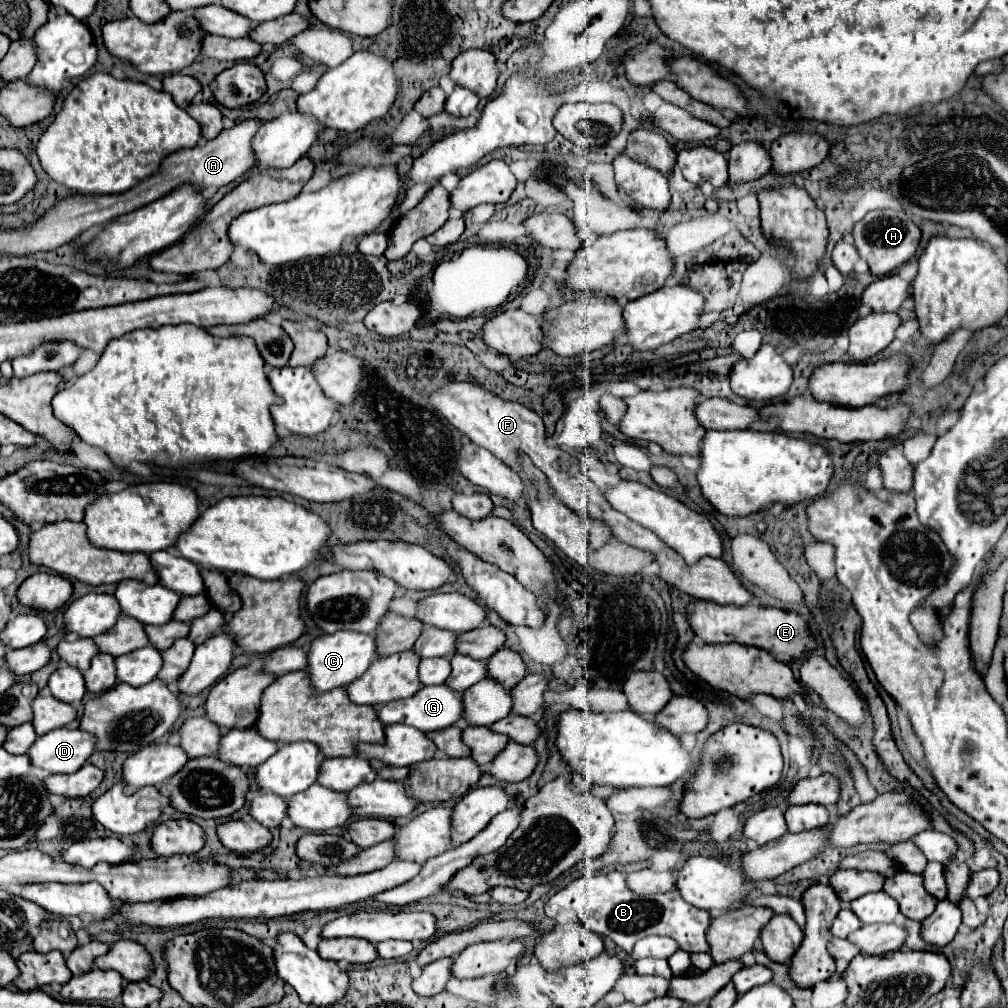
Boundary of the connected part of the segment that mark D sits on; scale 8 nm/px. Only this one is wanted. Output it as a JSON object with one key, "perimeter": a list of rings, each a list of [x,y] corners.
{"perimeter":[[[57,728],[45,736],[39,736],[29,748],[33,766],[47,770],[49,774],[77,772],[95,752],[97,738],[81,728]]]}

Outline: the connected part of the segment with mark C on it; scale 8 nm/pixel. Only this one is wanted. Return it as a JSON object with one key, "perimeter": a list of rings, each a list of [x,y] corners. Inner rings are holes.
{"perimeter":[[[341,630],[335,634],[325,634],[313,640],[309,650],[309,678],[315,690],[329,692],[333,688],[341,688],[363,676],[369,666],[377,660],[377,638],[373,634]]]}

